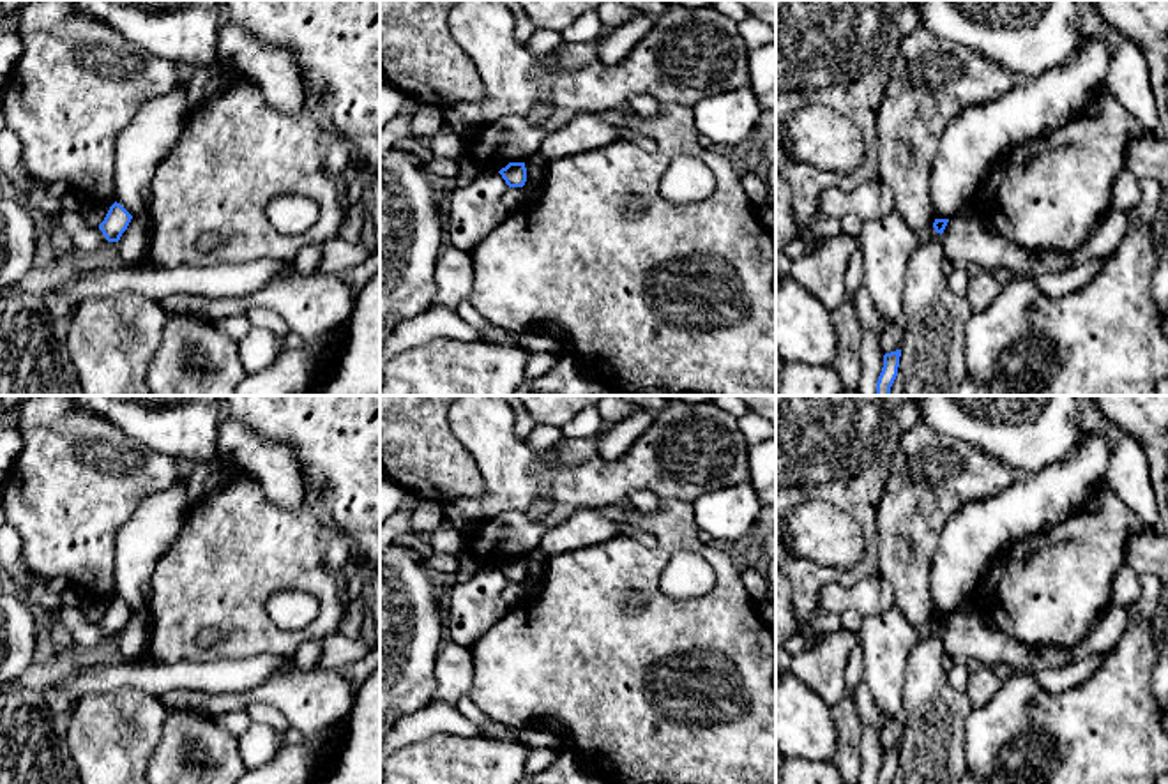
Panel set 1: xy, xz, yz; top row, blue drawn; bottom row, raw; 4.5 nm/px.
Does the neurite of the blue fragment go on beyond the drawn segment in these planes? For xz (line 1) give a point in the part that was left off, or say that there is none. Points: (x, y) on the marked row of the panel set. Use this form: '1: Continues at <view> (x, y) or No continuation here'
1: No continuation here

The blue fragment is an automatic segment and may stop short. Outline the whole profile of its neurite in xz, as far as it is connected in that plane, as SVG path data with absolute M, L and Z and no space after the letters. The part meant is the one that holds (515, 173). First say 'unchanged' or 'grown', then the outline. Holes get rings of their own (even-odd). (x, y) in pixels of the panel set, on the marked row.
unchanged; M509 162L498 171L509 187L523 187L527 182L525 162Z

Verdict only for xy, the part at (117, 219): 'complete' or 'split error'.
complete

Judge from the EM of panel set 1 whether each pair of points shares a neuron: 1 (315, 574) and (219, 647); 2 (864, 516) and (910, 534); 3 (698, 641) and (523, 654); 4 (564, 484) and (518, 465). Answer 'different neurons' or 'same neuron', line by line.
1: same neuron
2: different neurons
3: same neuron
4: different neurons

